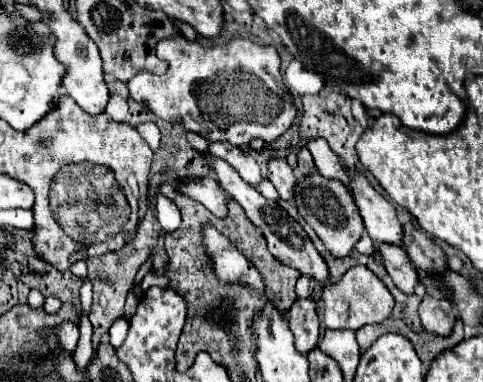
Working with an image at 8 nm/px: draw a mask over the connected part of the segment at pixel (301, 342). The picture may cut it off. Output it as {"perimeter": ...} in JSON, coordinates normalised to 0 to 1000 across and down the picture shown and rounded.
{"perimeter":[[[615,780],[598,806],[598,859],[611,880],[611,906],[636,927],[656,906],[660,890],[660,827],[652,806],[652,785]]]}

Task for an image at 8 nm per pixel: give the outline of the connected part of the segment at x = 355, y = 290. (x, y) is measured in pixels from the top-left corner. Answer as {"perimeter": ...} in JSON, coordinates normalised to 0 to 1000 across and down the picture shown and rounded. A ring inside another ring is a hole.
{"perimeter":[[[731,696],[698,743],[673,743],[673,848],[685,864],[743,864],[756,848],[789,848],[814,812],[814,775],[797,743],[756,696]]]}

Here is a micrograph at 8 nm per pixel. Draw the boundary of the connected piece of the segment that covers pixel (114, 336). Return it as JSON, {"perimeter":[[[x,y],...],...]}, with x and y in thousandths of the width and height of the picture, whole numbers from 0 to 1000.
{"perimeter":[[[259,832],[234,843],[234,853],[230,853],[230,864],[226,864],[226,901],[230,901],[234,911],[246,911],[246,906],[255,901],[255,890],[259,890],[259,880],[263,880],[263,859],[267,859],[267,843],[263,843]]]}

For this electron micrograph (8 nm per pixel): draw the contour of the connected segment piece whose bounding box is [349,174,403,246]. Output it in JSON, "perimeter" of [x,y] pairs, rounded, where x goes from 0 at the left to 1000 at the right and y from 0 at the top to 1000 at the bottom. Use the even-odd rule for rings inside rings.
{"perimeter":[[[727,455],[723,487],[743,555],[752,565],[756,607],[772,623],[776,639],[834,639],[834,592],[822,571],[818,539],[801,529],[785,503],[768,492],[756,461]]]}

